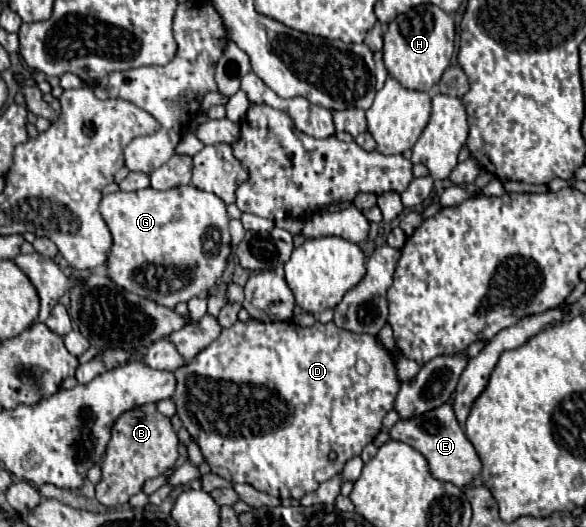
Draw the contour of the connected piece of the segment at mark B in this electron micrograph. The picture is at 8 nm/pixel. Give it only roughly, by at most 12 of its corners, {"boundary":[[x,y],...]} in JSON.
{"boundary":[[146,403],[122,413],[100,461],[96,499],[128,503],[176,465],[170,419]]}

